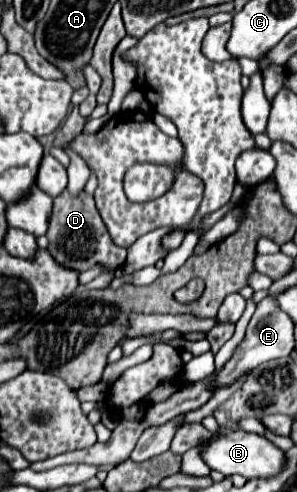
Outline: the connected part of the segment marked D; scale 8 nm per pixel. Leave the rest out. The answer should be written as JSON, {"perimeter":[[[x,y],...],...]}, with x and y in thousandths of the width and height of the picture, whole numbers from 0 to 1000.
{"perimeter":[[[215,386],[202,398],[182,402],[155,484],[162,484],[162,512],[175,516],[175,524],[202,541],[256,553],[290,553],[323,537],[350,541],[357,549],[391,549],[424,528],[424,504],[391,504],[391,496],[377,496],[364,463],[350,459],[337,431],[316,419],[316,402],[283,386],[263,398],[242,398],[229,386]]]}

